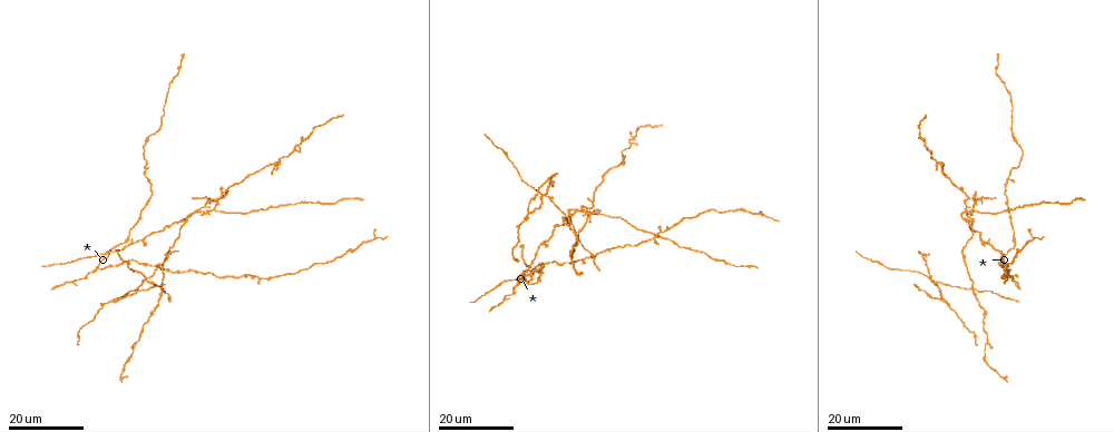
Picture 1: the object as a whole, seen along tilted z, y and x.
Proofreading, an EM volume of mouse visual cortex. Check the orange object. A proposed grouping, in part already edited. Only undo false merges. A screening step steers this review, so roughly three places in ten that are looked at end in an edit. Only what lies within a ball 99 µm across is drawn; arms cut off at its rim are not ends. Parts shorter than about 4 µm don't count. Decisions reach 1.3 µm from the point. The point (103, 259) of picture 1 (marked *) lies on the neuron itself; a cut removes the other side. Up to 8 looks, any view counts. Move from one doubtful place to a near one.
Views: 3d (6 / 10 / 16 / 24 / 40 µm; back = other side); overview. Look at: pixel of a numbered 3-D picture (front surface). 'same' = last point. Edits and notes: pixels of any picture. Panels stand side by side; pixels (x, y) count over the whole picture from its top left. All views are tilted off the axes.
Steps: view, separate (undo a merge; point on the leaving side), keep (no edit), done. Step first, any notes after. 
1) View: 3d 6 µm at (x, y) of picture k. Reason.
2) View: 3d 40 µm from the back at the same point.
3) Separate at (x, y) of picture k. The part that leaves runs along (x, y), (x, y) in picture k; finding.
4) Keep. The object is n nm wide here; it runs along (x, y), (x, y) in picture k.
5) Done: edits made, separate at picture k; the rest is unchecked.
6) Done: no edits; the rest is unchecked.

View: 3d 16 µm at (512, 292) of picture 1. Sudden change in width.

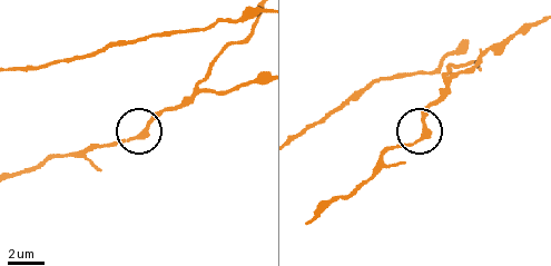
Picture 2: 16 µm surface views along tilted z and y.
View: 3d 6 µm at (138, 135) of picture 2.

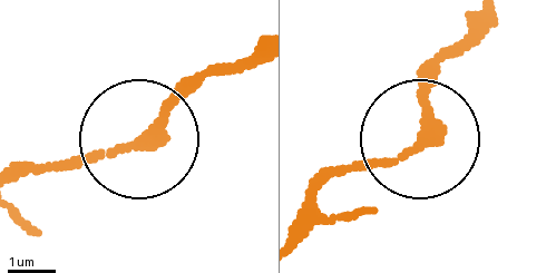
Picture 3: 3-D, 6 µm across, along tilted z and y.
Keep. It runs along (464, 28), (406, 147), (329, 179) in picture 3; all the same neuron.

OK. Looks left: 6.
View: 3d 24 µm at (519, 273) of picture 1. Three-way junction.

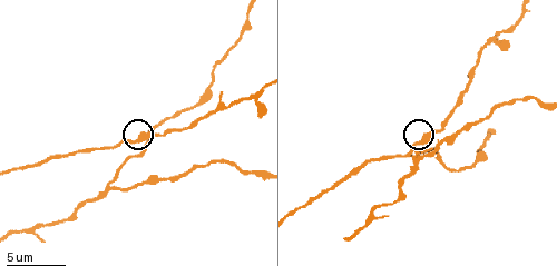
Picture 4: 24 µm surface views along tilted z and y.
View: 3d 6 µm at (142, 140) of picture 4.

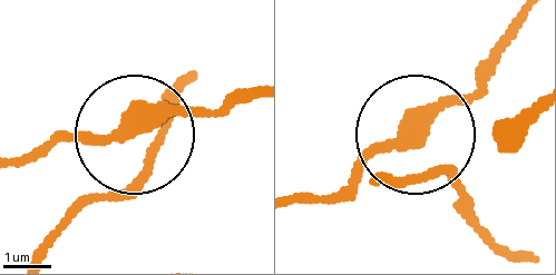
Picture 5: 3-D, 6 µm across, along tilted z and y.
Keep. 3 arms meet here; it runs along (406, 184), (447, 173), (401, 136), (332, 192) in picture 5; one neuron here.

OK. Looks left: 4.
View: 3d 10 µm at (116, 188) of picture 4. Three-way junction.

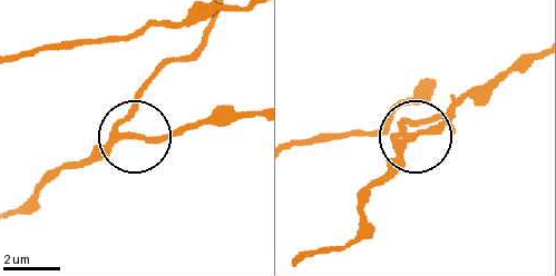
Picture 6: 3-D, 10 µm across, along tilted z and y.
View: 3d 6 µm at (409, 137) of picture 6.

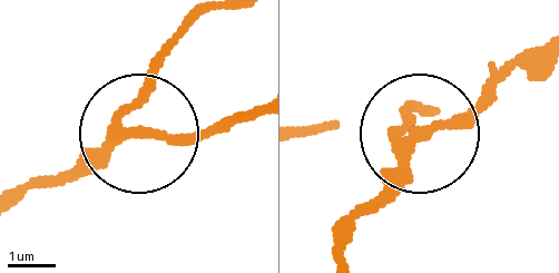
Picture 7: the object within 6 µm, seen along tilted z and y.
Keep. It runs along (430, 113), (410, 116), (411, 136), (359, 216) in picture 7; one neuron here.

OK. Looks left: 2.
View: 3d 16 µm at (986, 339) of picture 1. Sudden change in width.

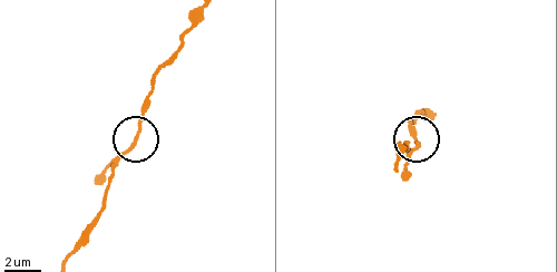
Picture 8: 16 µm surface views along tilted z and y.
View: 3d 6 µm at (420, 146) of picture 8. Zoom in.

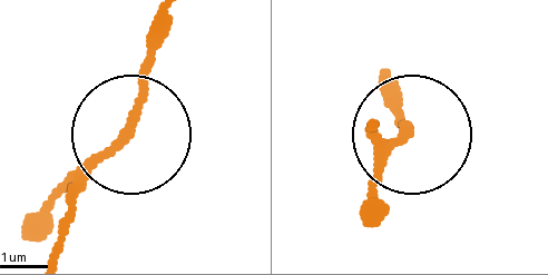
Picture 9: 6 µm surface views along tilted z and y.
Keep. All the same neuron.

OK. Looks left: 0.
Done: no edits; the rest is unchecked.

